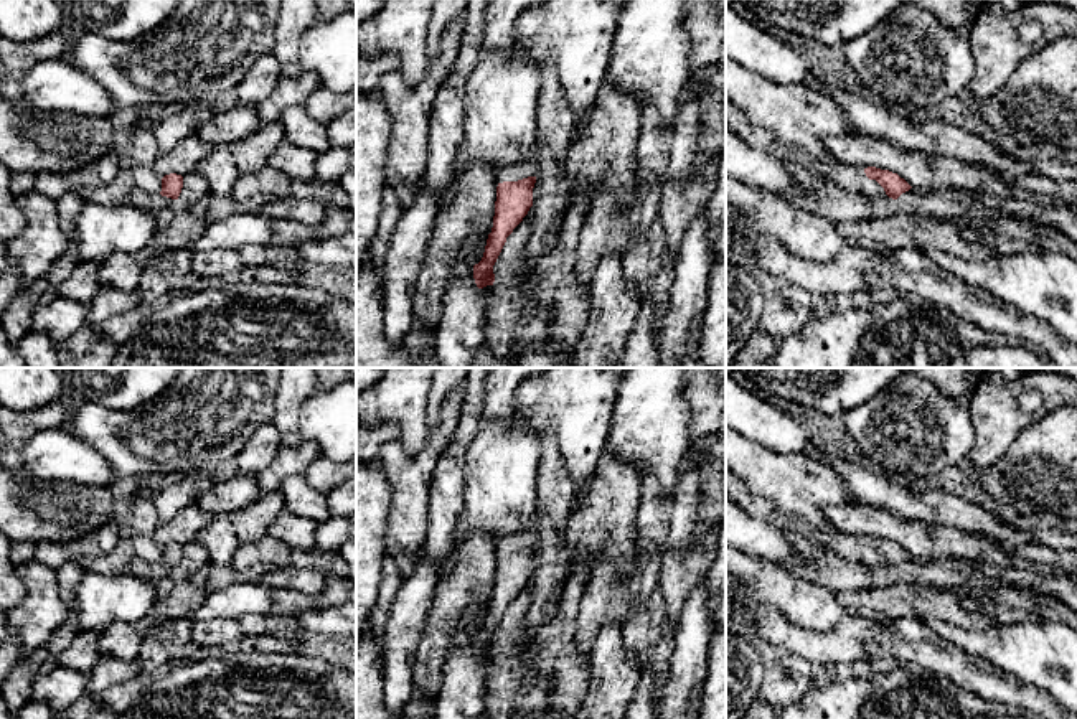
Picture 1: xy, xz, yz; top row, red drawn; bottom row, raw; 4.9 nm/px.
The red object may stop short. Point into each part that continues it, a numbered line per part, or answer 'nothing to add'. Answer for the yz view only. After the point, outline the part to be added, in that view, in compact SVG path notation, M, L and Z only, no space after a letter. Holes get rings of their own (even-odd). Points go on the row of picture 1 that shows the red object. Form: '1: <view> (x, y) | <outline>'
1: yz (853, 178) | M726 101L726 127L750 147L778 157L780 160L795 162L811 173L836 181L844 190L858 193L868 191L871 196L887 196L876 180L866 176L864 170L843 163L826 163L807 153L798 145L780 140L774 132L754 125L747 115L729 101Z

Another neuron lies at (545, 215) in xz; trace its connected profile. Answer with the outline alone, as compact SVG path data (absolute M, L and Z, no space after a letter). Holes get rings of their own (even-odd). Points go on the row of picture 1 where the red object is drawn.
M559 167L539 170L533 188L533 206L528 211L531 233L523 251L526 272L534 272L538 261L553 249L567 204L566 173Z

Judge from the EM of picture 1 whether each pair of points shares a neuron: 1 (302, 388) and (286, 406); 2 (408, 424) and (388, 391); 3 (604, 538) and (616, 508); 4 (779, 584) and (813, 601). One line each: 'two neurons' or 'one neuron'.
1: one neuron
2: one neuron
3: one neuron
4: one neuron

